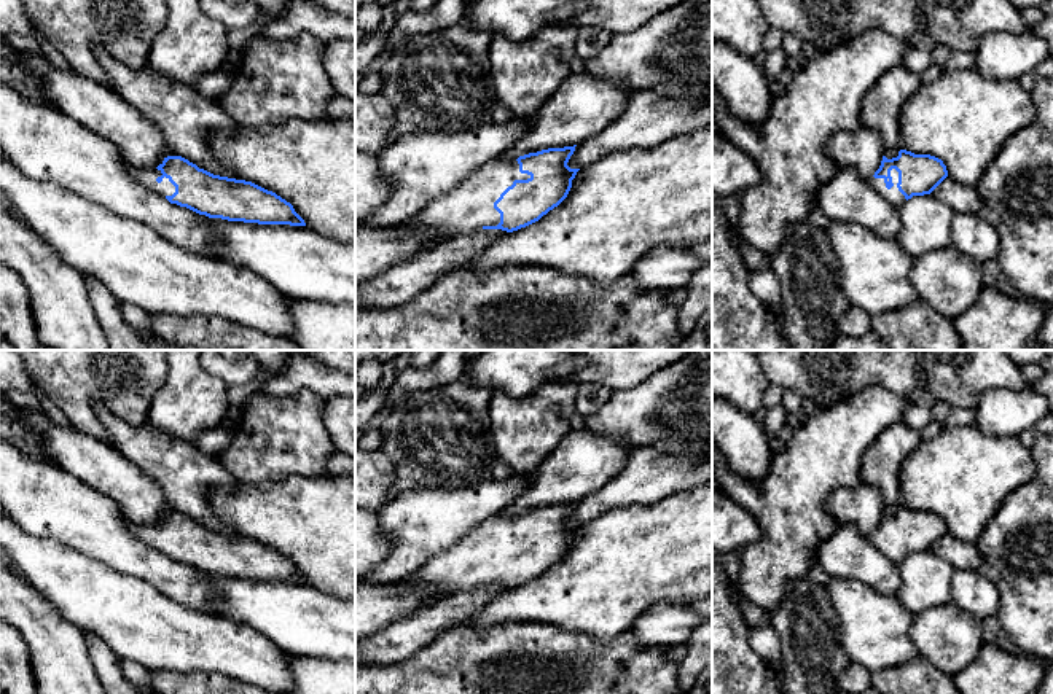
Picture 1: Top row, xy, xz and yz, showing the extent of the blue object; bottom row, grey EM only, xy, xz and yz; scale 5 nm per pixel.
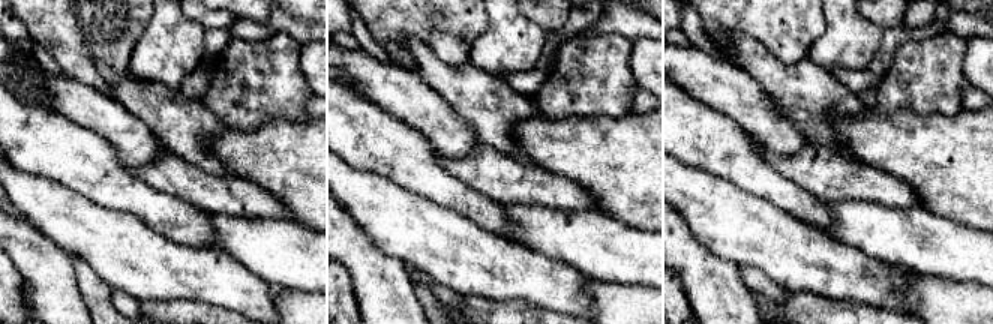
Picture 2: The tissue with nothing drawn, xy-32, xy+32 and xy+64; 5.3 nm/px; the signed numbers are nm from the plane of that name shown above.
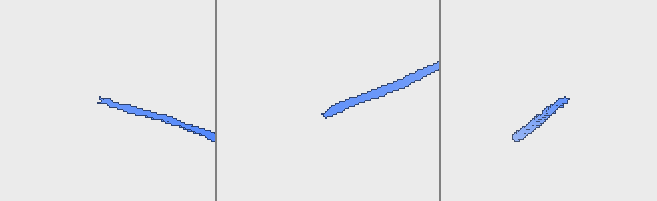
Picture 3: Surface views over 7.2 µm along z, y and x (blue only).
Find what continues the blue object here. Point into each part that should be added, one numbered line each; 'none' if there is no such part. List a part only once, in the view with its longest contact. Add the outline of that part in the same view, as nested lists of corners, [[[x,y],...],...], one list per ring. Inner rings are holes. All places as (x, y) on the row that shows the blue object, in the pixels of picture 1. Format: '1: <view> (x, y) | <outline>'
1: xz (465, 209) | [[[494,159],[449,193],[432,199],[405,226],[435,239],[454,239],[497,226],[500,213],[494,202],[515,180],[527,178],[530,175],[519,172],[516,159]]]

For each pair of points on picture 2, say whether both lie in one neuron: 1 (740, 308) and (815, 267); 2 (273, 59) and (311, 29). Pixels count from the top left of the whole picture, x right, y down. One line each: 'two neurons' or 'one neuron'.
1: two neurons
2: two neurons

